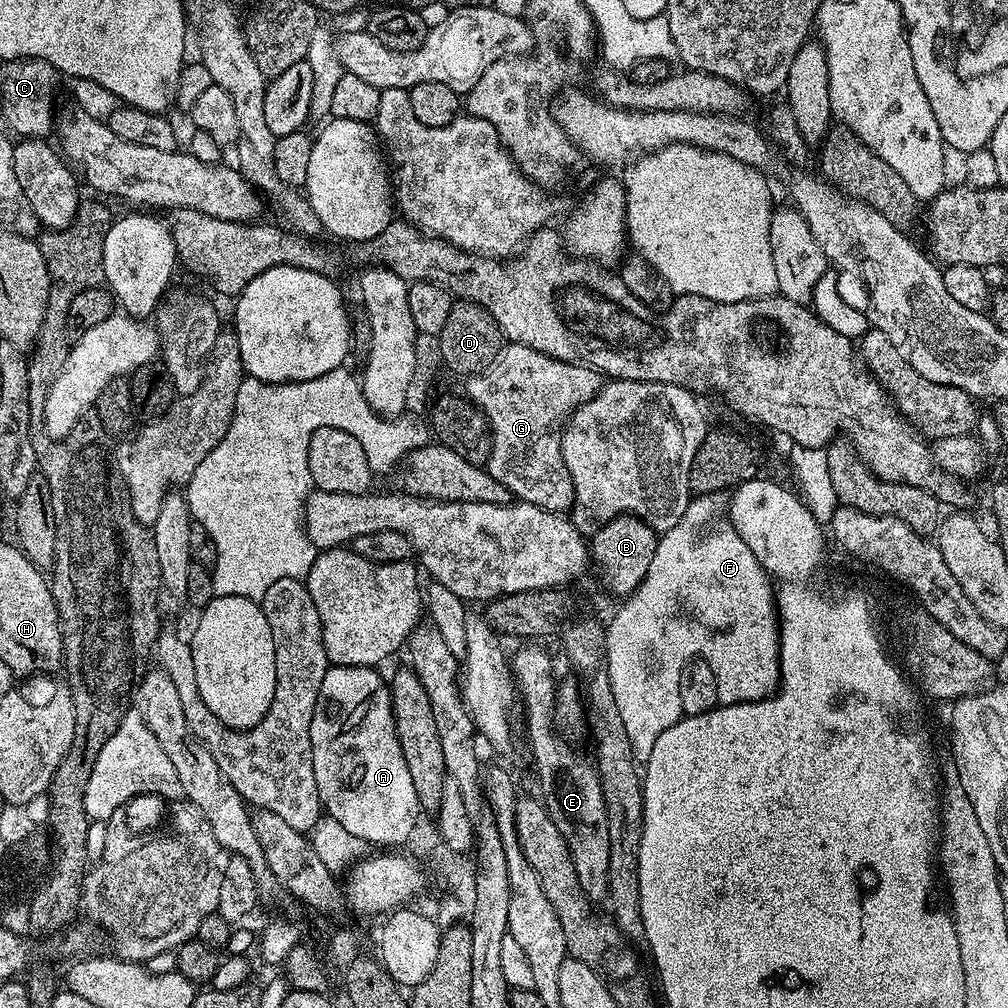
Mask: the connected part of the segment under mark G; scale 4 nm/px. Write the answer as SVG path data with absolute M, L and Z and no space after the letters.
M508 342L501 347L496 356L496 363L479 376L467 377L466 384L467 399L477 408L481 408L489 426L492 427L492 453L486 465L488 473L498 478L502 486L511 490L517 501L533 504L547 512L567 513L576 499L574 482L570 478L570 470L566 468L560 449L560 431L572 413L600 393L601 373L586 364L555 360L530 346Z

